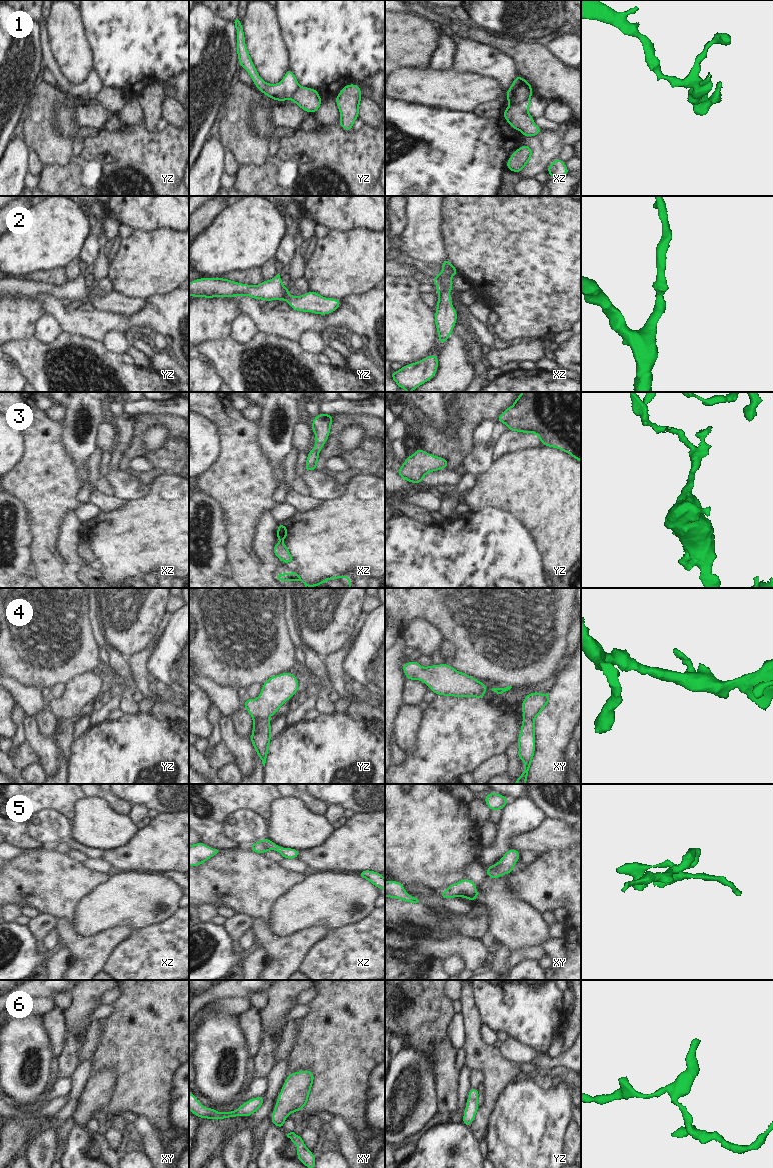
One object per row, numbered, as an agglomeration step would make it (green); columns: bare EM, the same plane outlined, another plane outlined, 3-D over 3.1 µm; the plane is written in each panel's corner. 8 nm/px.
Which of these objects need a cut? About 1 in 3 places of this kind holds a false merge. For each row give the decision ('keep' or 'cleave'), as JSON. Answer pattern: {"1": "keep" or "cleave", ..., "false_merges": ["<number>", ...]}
{"1": "cleave", "2": "keep", "3": "keep", "4": "cleave", "5": "keep", "6": "keep", "false_merges": ["1", "4"]}

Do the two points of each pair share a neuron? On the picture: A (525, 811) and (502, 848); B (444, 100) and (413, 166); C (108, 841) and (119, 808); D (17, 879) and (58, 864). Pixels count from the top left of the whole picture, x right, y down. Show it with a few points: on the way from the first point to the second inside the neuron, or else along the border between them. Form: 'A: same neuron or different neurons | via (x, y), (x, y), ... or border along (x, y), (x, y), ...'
A: same neuron | via (516, 820), (502, 834), (502, 839)
B: different neurons | border along (418, 103), (464, 111)
C: different neurons | border along (102, 795), (115, 813), (127, 816)
D: same neuron | via (27, 879), (44, 878), (48, 874)

